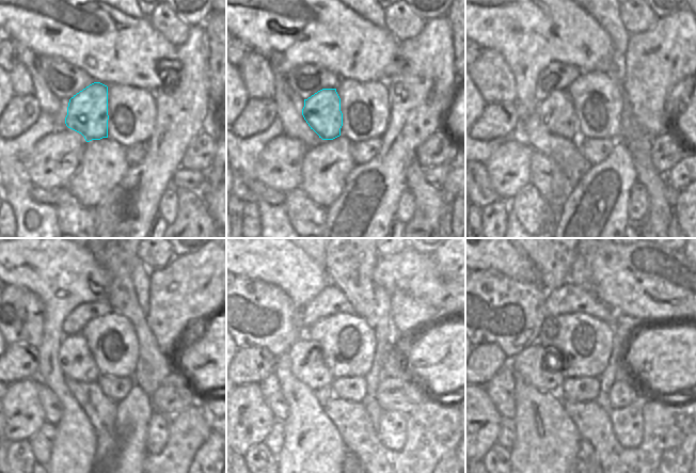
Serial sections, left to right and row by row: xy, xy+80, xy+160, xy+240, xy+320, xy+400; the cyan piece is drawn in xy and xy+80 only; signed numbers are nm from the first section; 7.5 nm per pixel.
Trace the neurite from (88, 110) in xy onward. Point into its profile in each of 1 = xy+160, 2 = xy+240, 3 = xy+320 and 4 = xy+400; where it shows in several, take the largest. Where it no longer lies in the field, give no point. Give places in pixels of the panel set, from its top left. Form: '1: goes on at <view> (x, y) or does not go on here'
1: goes on at xy+160 (556, 113)
2: goes on at xy+240 (74, 357)
3: goes on at xy+320 (309, 366)
4: goes on at xy+400 (539, 369)

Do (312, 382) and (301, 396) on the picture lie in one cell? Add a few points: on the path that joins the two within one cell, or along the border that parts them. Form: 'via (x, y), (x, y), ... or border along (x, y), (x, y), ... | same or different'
border along (291, 367), (291, 373), (313, 391) | different

